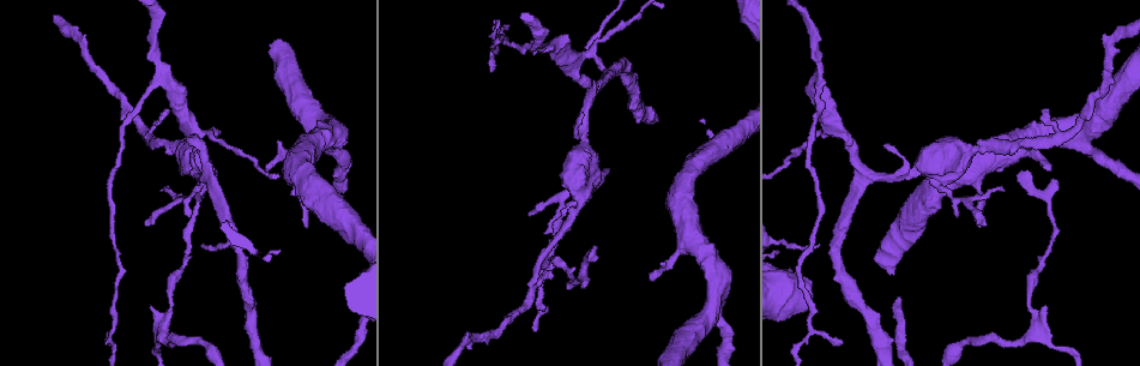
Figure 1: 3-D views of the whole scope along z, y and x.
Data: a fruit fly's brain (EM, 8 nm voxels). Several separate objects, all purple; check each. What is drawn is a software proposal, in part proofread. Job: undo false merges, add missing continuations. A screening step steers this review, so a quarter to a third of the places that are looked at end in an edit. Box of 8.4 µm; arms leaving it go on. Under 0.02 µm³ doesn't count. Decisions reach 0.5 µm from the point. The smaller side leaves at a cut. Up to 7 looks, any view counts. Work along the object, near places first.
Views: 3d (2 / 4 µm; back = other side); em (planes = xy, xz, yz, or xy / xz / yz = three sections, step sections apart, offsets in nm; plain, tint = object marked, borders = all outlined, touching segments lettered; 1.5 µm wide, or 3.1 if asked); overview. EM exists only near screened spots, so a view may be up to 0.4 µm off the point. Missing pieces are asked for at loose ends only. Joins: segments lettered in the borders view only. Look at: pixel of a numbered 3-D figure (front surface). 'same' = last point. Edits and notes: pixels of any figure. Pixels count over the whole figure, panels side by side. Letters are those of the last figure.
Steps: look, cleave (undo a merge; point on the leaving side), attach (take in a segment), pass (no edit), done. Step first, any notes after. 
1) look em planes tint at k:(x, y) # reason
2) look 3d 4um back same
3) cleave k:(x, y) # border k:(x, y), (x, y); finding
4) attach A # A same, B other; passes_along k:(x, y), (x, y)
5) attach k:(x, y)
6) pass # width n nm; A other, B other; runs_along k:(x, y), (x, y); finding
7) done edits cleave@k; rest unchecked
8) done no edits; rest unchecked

look 3d 4um at 1:(984, 223) # an open end

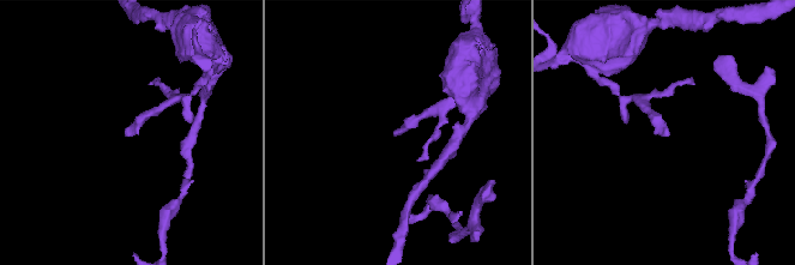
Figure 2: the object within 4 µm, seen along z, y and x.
look em planes borders at 2:(395, 132) # now the EM

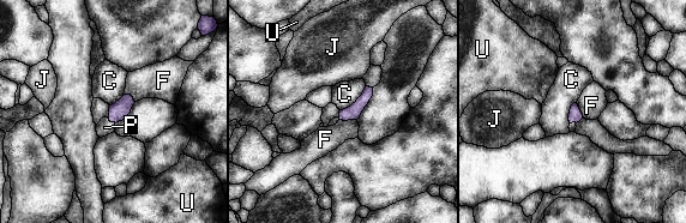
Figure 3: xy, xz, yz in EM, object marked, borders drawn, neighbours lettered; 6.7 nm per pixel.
attach P # C other, F other, J other, P same, U other; passes_along 3:(118, 112), (112, 121), (104, 127); it goes on there

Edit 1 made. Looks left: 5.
look overview

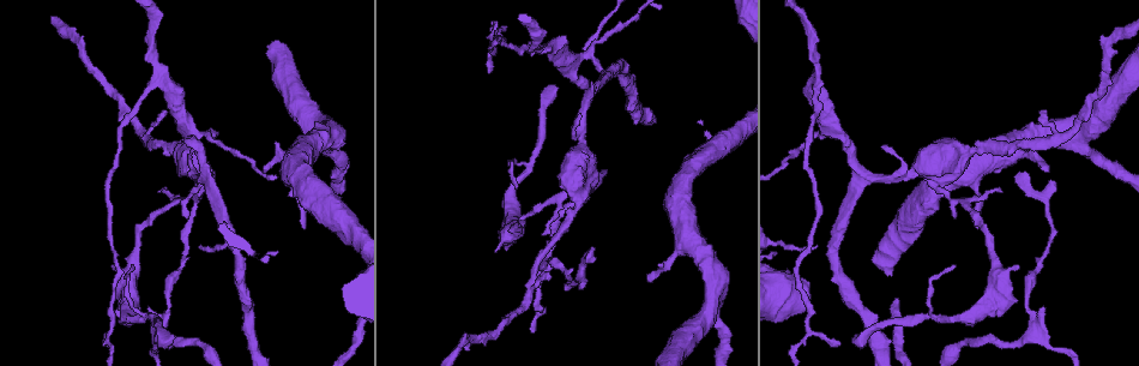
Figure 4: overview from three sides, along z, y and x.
look em xy step 8 tint at 4:(1040, 308) # an open end

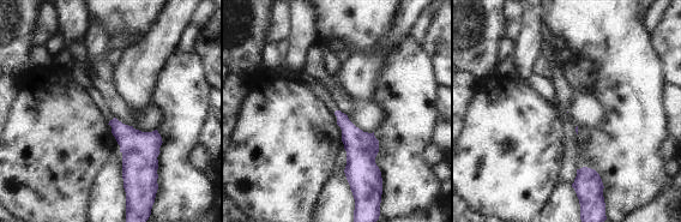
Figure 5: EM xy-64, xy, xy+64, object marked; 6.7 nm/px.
look em planes borders same # cut it another way

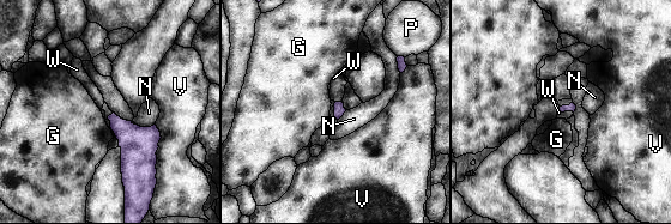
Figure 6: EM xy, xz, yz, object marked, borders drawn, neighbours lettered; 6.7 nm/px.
attach W # G other, N other, P other, V other, W same; passes_along 6:(572, 107), (566, 110), (566, 115); the cell continues

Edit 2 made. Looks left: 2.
done edits attach@3, attach@6; rest unchecked

